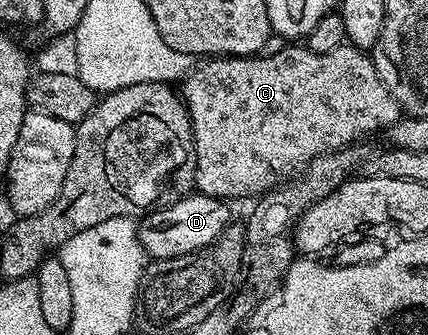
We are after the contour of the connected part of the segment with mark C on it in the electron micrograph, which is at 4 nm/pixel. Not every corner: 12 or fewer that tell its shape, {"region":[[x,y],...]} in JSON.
{"region":[[365,50],[210,57],[192,183],[265,196],[400,118]]}

